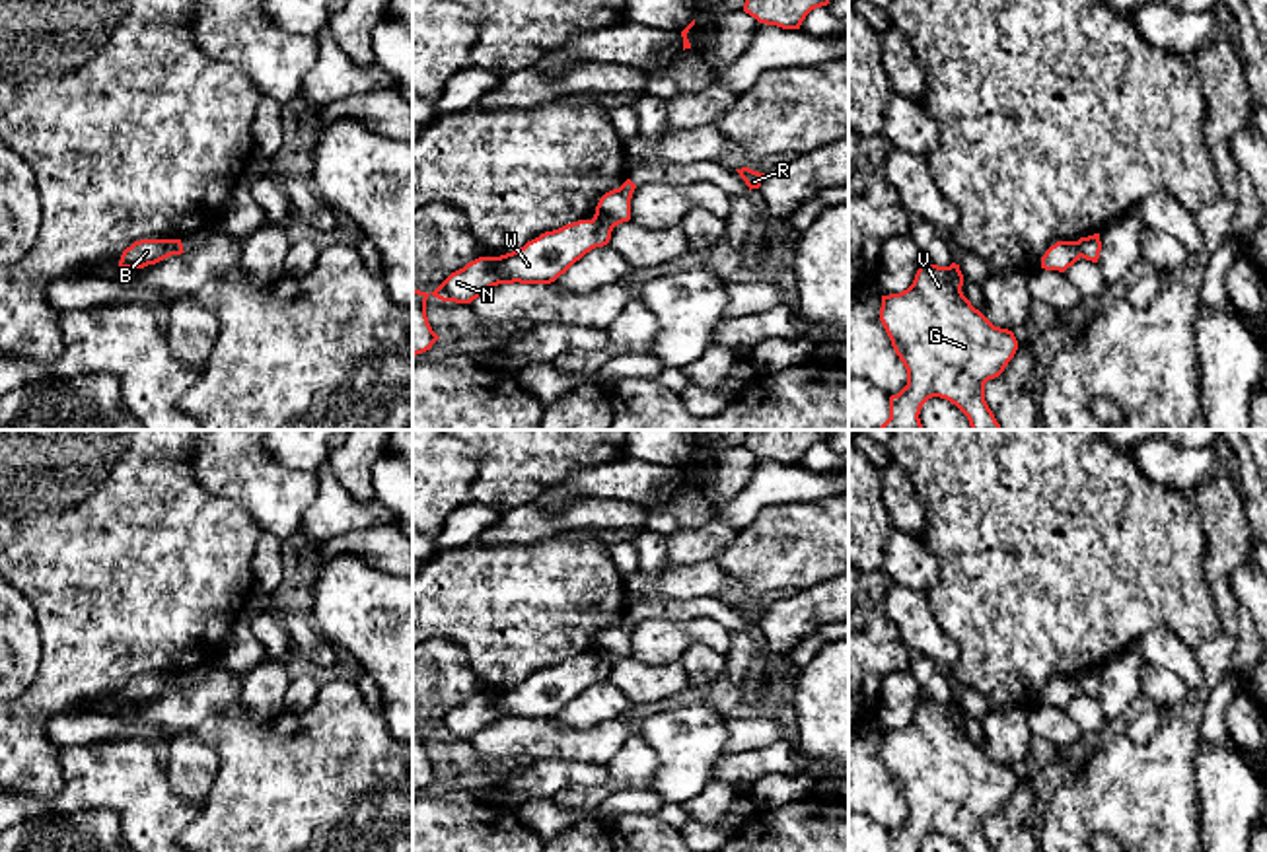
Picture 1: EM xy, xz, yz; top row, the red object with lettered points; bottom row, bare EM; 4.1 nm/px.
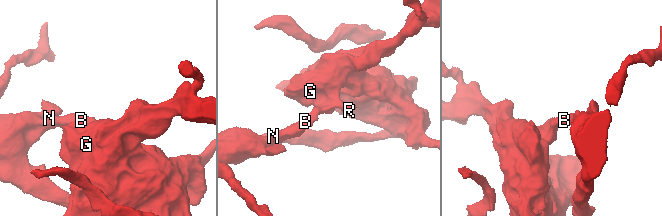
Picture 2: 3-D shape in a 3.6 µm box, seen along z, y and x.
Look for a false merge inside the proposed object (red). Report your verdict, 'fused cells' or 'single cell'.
fused cells

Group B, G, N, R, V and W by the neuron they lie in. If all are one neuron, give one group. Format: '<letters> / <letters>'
B N W / G R V

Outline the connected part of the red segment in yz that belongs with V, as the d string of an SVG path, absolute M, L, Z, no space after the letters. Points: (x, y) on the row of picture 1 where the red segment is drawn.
M923 263L907 290L882 296L880 321L907 370L907 385L889 397L889 418L878 430L923 430L919 414L932 397L956 405L971 430L1000 430L985 401L985 383L1004 372L1018 350L1018 340L1012 331L995 327L975 309L961 286L959 265Z

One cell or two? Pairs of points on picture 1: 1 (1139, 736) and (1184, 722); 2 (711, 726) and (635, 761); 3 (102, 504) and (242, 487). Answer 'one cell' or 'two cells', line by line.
1: two cells
2: two cells
3: two cells

